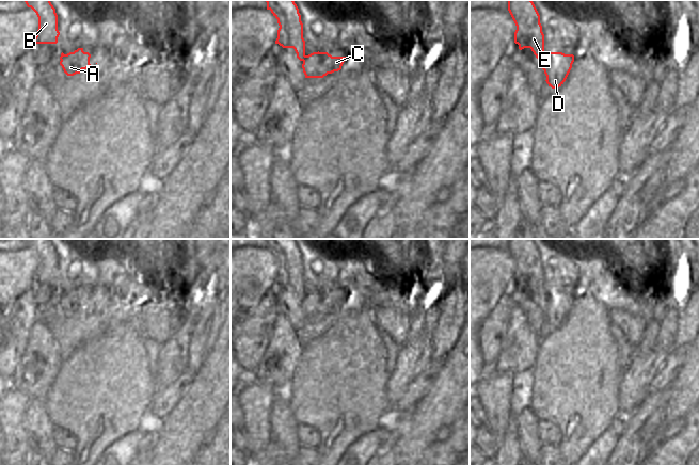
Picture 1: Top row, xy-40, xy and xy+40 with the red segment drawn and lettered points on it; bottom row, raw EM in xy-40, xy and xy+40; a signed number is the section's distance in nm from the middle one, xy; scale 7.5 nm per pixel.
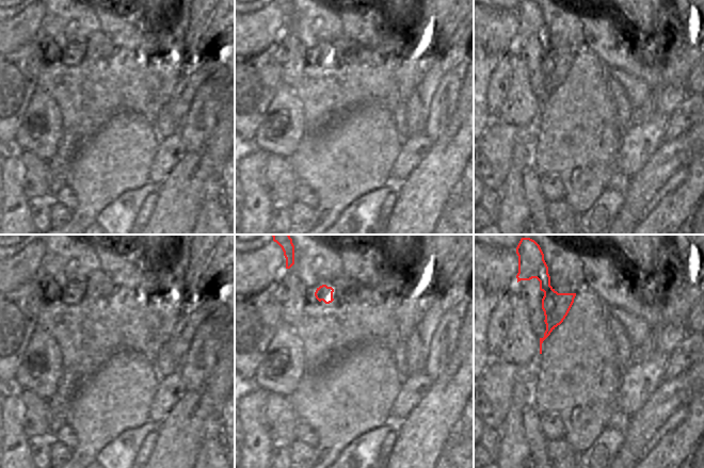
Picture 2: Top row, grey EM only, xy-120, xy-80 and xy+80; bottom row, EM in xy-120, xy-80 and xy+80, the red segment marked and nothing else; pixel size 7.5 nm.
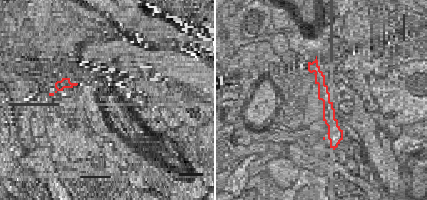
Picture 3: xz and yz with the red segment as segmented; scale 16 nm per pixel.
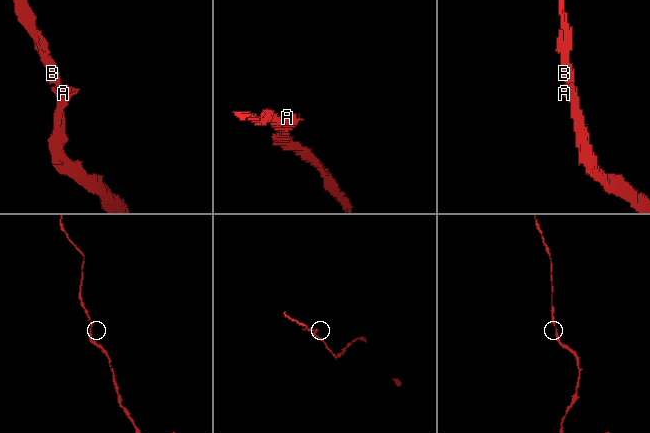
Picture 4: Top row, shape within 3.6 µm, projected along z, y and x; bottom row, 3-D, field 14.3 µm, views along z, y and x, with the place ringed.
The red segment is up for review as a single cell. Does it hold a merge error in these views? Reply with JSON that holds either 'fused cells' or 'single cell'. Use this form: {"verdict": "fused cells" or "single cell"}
{"verdict": "single cell"}

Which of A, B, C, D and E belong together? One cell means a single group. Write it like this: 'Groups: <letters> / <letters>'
Groups: A B C D E

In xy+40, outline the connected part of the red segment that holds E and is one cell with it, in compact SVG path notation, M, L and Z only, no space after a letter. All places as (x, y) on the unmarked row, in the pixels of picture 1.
M508 239L508 250L517 264L514 282L519 288L530 287L546 315L546 322L558 327L566 320L574 301L573 293L544 290L540 254L531 239Z

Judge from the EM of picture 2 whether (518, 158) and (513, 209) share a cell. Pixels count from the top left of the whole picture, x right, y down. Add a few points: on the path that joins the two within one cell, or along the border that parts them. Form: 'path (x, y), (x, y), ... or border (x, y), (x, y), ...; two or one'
path (515, 171), (513, 196); one

